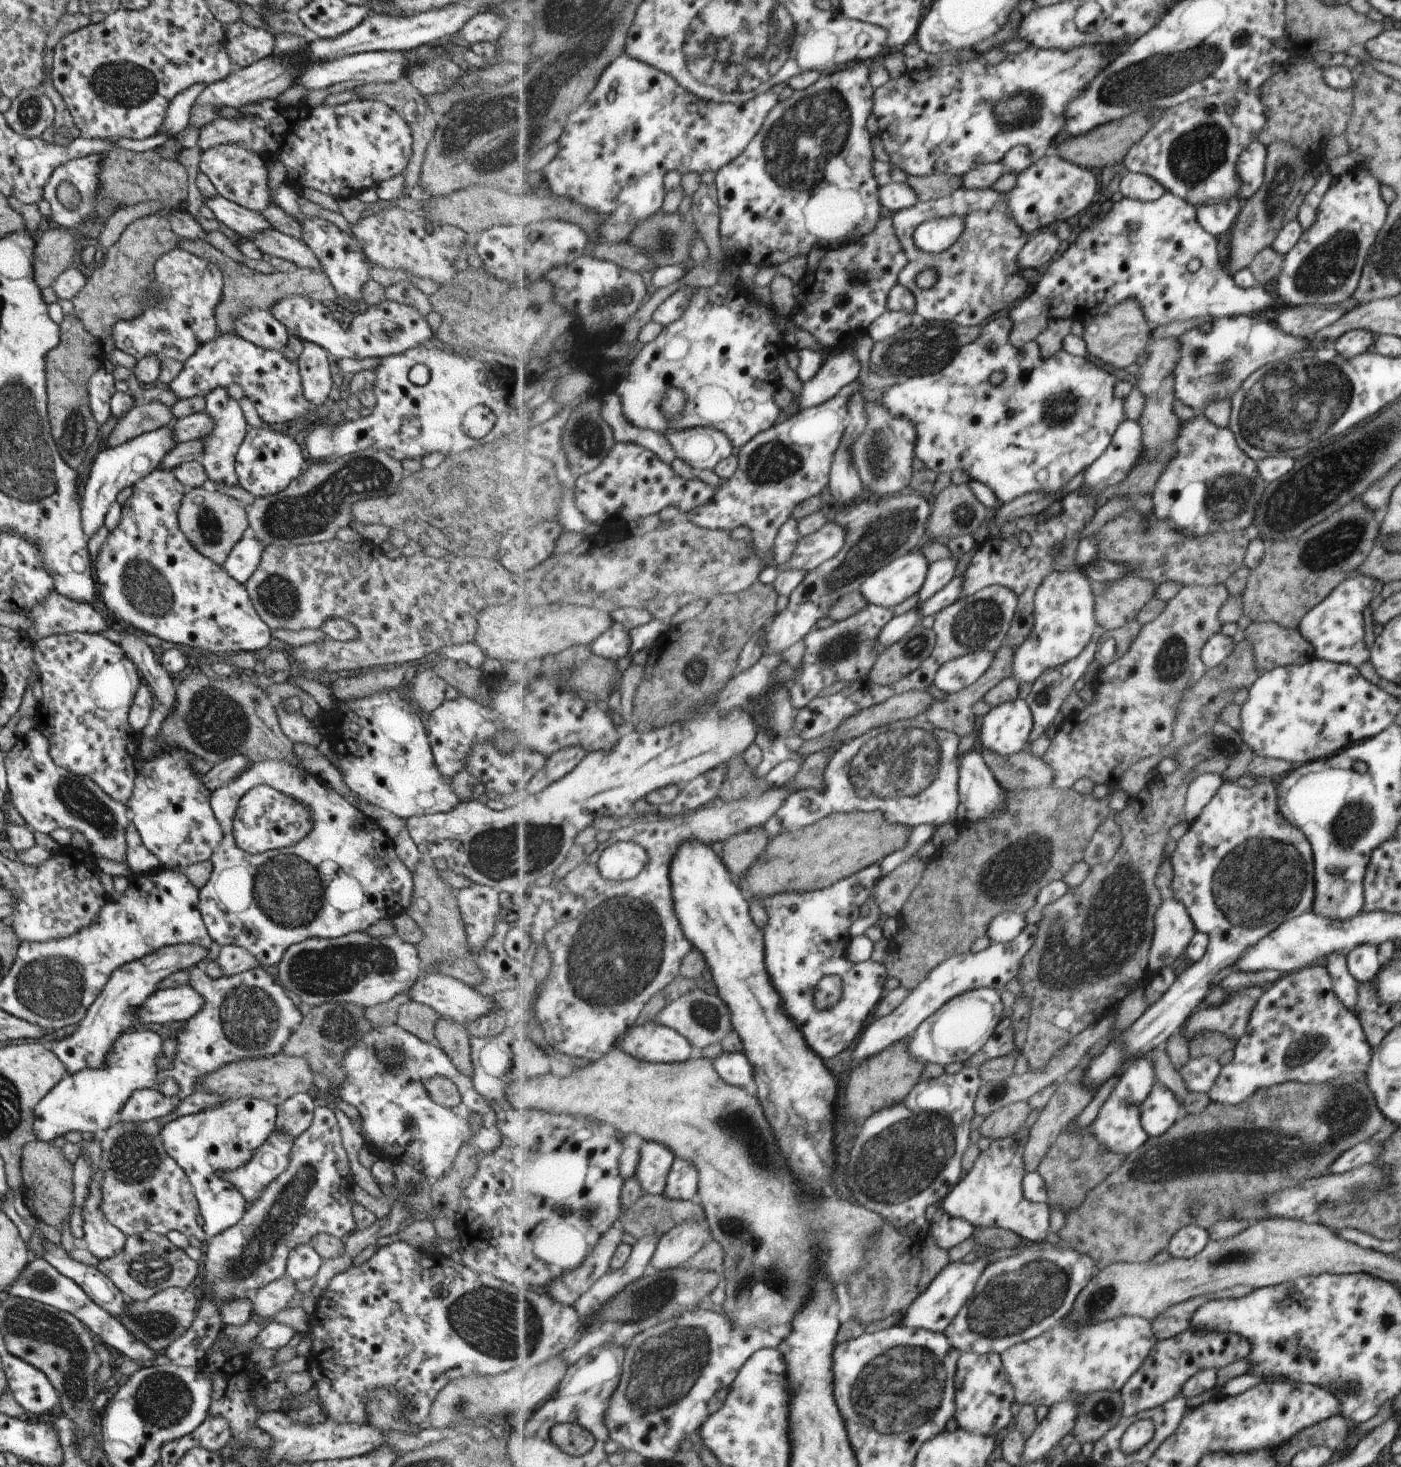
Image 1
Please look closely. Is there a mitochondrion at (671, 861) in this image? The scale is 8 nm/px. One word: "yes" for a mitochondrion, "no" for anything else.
no

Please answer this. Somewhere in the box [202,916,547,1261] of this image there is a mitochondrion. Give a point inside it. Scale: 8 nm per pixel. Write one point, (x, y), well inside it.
(338, 970)

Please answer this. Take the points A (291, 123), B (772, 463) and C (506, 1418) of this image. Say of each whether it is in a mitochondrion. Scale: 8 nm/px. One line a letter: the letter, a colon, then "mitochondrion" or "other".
A: other
B: mitochondrion
C: other

